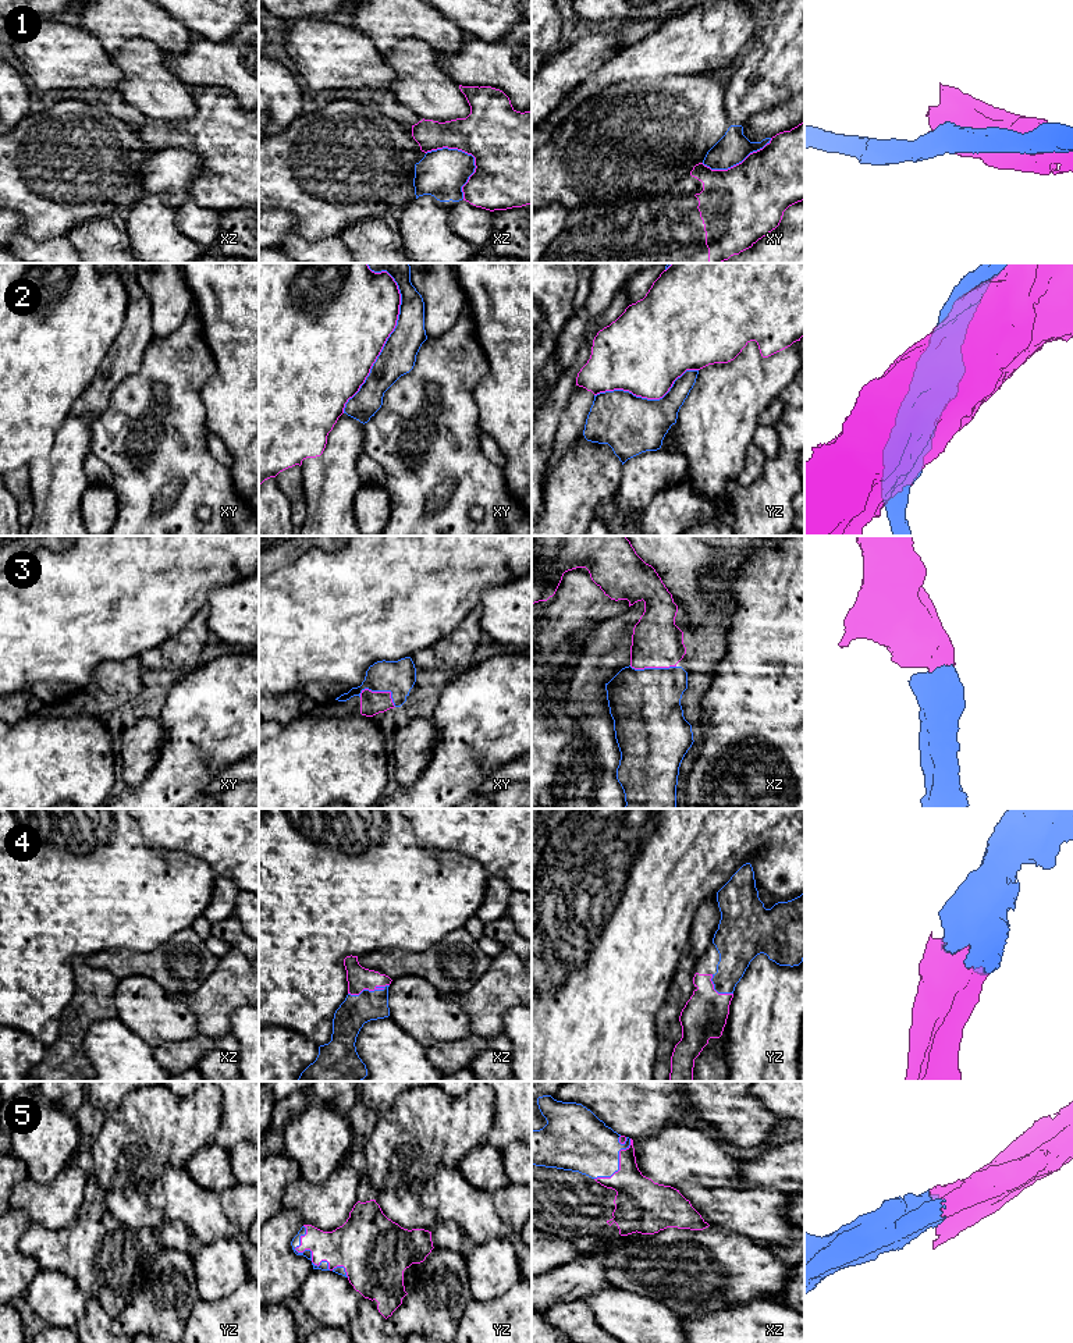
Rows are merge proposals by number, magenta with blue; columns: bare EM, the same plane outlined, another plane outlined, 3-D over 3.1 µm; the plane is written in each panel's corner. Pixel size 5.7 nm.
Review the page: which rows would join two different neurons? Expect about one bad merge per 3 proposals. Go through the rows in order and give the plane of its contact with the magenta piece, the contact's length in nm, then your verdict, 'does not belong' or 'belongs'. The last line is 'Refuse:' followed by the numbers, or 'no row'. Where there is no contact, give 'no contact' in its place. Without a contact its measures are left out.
1: xz | 360 nm | does not belong
2: xy | 850 nm | does not belong
3: xy | 220 nm | belongs
4: xz | 240 nm | belongs
5: yz | 400 nm | belongs
Refuse: 1, 2

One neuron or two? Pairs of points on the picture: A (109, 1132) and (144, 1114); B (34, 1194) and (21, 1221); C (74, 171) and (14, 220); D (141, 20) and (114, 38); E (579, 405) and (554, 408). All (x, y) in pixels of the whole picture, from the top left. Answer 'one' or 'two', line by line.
A: one
B: two
C: two
D: one
E: two

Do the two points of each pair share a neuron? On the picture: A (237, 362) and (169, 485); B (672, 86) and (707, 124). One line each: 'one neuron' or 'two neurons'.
A: two neurons
B: one neuron

